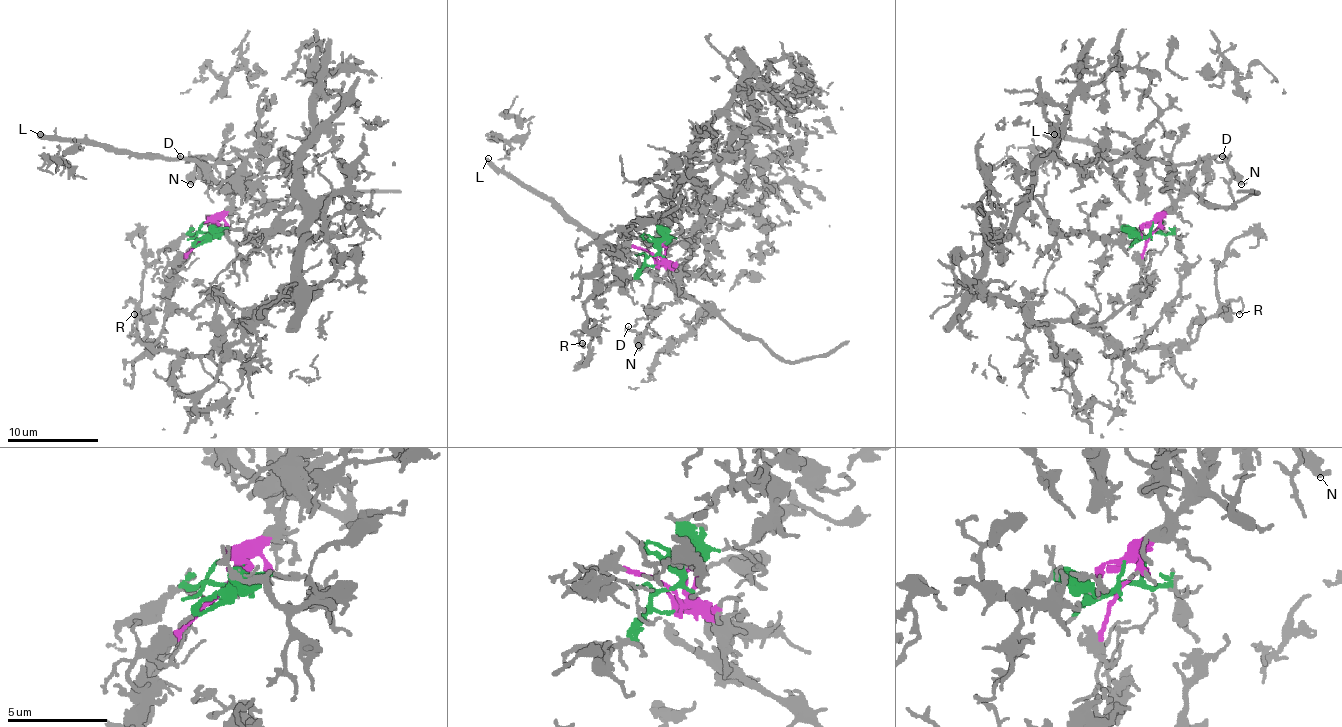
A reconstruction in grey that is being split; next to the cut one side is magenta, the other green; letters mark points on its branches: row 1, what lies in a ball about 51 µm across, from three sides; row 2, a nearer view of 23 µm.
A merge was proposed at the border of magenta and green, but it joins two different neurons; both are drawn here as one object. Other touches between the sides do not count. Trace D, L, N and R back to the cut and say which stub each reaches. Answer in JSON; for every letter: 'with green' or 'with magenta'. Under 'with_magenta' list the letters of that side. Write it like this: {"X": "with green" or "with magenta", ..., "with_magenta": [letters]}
{"D": "with green", "L": "with magenta", "N": "with green", "R": "with green", "with_magenta": ["L"]}

